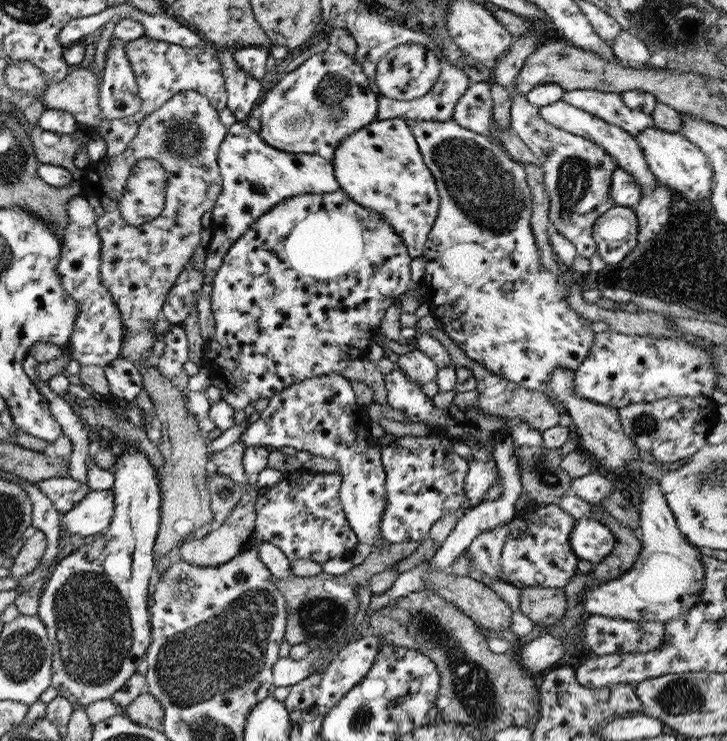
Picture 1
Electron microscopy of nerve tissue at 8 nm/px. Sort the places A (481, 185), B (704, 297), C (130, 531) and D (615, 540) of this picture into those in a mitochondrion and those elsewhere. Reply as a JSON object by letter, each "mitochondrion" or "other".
{"A":"mitochondrion","B":"mitochondrion","C":"other","D":"other"}

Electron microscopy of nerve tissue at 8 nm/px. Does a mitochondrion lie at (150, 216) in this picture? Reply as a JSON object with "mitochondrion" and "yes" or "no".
{"mitochondrion":"no"}

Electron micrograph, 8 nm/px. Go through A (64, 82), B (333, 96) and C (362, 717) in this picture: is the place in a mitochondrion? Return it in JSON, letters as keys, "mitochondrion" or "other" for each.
{"A":"other","B":"mitochondrion","C":"mitochondrion"}

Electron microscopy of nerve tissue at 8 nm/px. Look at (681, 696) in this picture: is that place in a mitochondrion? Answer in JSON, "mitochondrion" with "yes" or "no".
{"mitochondrion":"yes"}

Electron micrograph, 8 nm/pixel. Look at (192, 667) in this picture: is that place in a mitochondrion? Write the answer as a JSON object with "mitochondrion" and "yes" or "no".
{"mitochondrion":"yes"}

